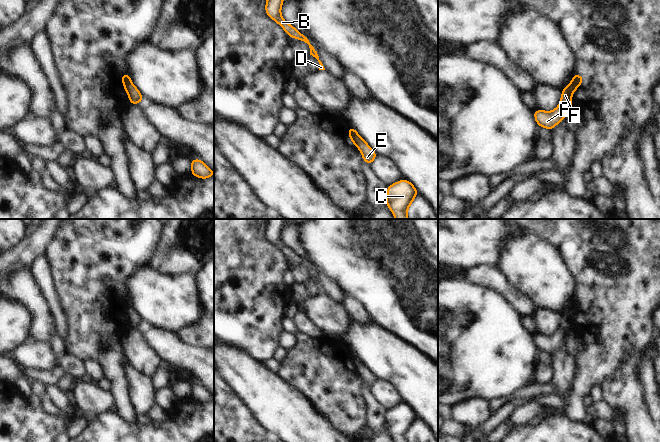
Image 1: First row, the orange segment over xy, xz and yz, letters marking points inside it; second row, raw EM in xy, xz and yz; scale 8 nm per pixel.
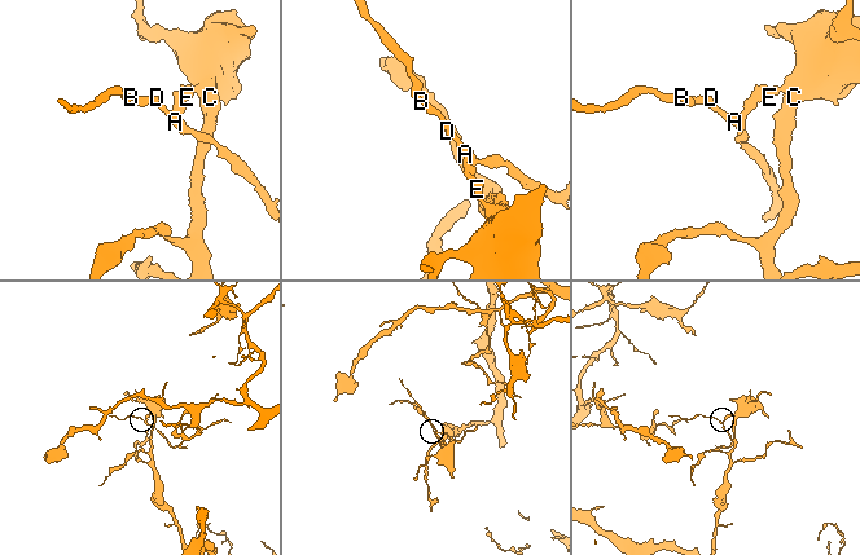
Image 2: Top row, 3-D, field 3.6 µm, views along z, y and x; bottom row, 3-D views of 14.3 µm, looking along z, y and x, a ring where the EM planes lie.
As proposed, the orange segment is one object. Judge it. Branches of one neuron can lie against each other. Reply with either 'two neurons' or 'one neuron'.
two neurons

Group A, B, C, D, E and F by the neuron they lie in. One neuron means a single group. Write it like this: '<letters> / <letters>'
A B D F / C E

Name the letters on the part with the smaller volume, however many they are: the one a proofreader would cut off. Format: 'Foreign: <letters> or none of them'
Foreign: A, B, D, F

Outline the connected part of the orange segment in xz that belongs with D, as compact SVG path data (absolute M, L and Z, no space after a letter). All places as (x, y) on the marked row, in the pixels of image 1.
M267 0L265 4L265 12L267 16L273 19L277 24L279 24L286 34L294 39L302 40L309 46L310 55L315 57L319 62L319 70L325 70L322 62L319 60L319 56L315 47L312 45L310 39L301 34L295 27L286 22L281 15L281 7L283 5L284 0Z

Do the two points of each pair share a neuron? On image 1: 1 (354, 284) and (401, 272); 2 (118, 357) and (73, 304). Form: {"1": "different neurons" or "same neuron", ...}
{"1": "same neuron", "2": "same neuron"}

